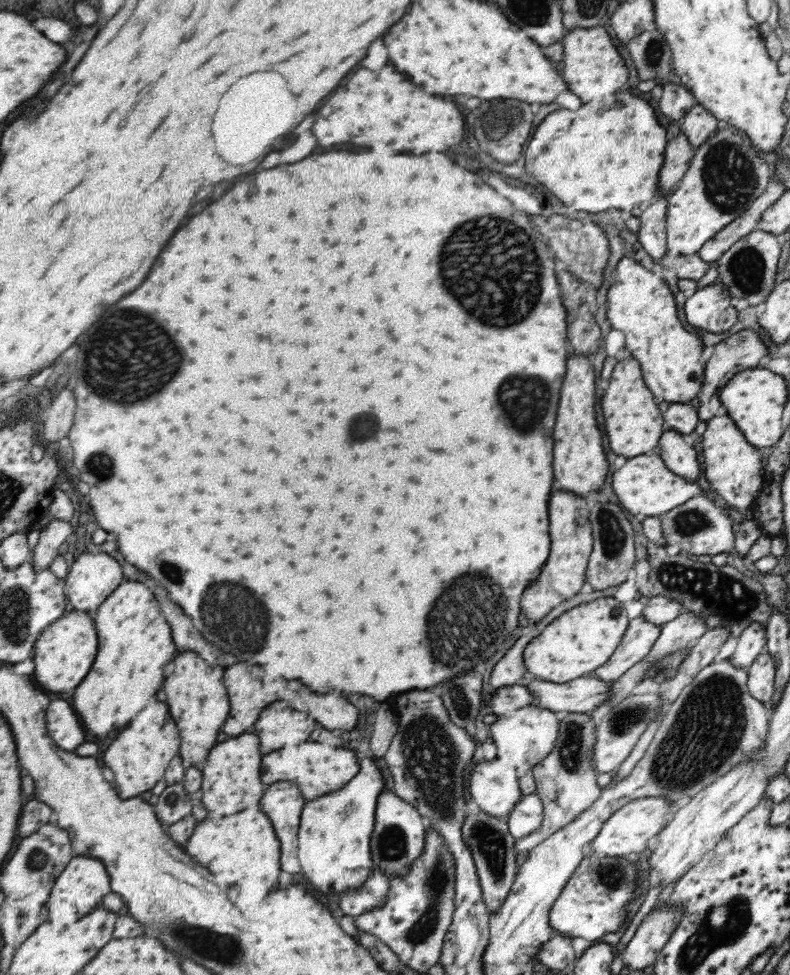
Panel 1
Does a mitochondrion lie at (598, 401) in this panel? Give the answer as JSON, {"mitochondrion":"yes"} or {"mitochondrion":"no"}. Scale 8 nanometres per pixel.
{"mitochondrion":"no"}

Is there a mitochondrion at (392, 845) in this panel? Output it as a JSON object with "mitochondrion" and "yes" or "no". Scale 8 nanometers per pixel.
{"mitochondrion":"yes"}

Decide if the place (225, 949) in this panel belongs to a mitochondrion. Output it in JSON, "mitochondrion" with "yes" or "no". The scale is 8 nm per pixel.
{"mitochondrion":"yes"}

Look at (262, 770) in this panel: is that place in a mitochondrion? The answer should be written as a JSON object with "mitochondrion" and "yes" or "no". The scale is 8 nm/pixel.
{"mitochondrion":"no"}

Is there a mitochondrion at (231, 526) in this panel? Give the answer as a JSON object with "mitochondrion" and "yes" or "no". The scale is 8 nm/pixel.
{"mitochondrion":"no"}

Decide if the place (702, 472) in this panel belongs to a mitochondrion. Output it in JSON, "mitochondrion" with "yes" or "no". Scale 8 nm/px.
{"mitochondrion":"no"}

